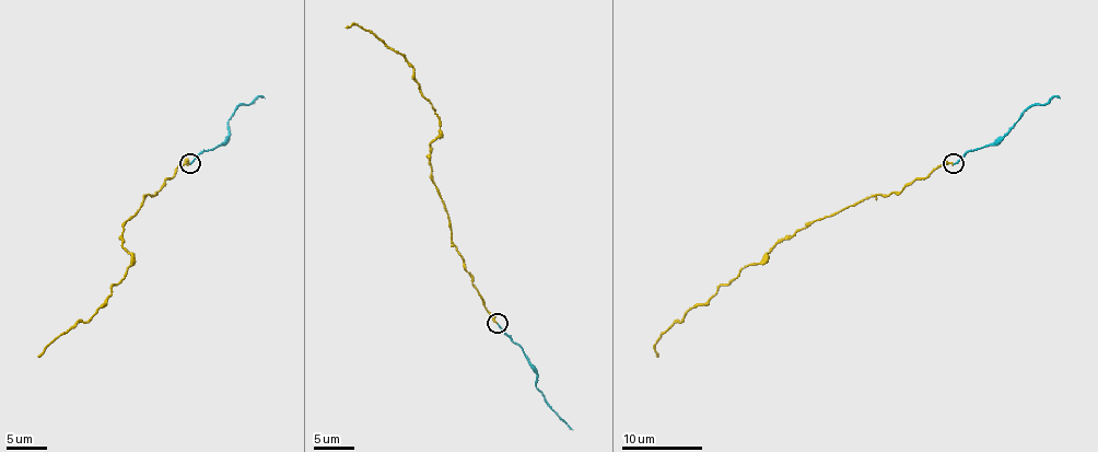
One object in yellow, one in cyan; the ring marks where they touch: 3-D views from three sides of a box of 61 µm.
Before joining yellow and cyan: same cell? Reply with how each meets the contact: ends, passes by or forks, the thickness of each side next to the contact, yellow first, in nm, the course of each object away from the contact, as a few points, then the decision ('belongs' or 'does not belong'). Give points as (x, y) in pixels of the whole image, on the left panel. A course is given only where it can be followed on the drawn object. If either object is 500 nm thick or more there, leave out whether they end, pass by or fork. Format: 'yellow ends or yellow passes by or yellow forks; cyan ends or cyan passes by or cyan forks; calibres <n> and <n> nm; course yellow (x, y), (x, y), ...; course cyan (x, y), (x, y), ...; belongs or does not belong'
yellow passes by; cyan ends; calibres 160 and 150 nm; course yellow (188, 163), (143, 196), (125, 222), (121, 245), (131, 265), (105, 303), (38, 357); course cyan (190, 163), (229, 135), (231, 115), (241, 105), (250, 105), (259, 96), (265, 99); belongs

